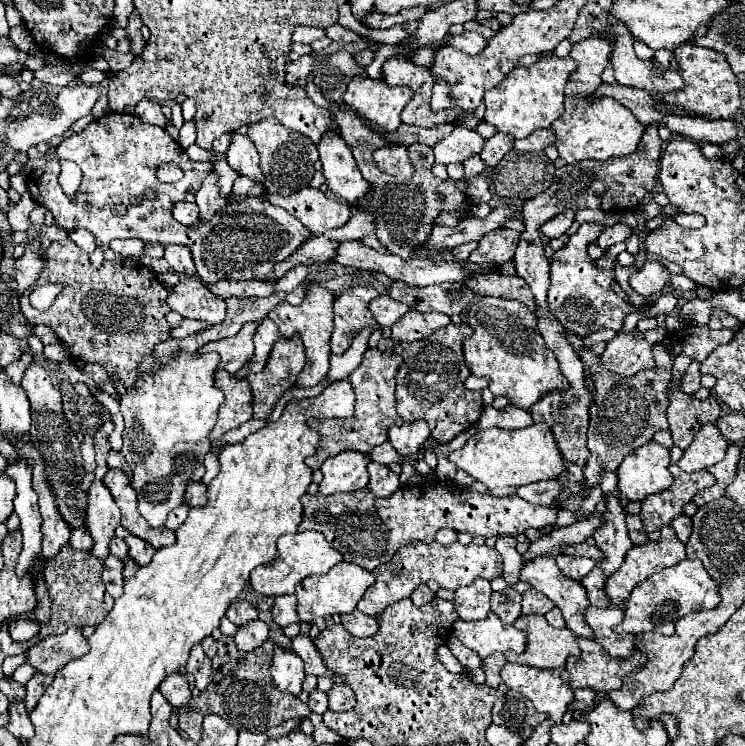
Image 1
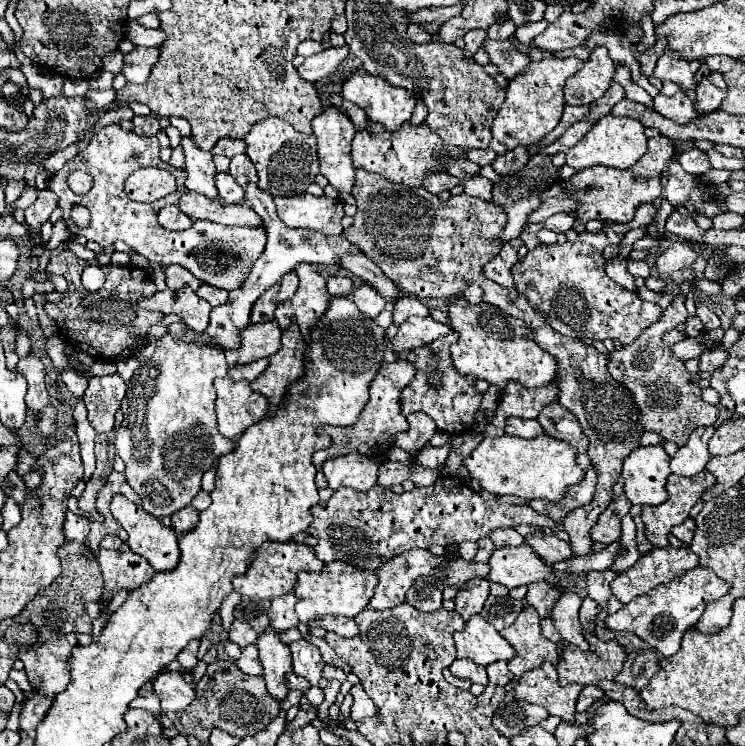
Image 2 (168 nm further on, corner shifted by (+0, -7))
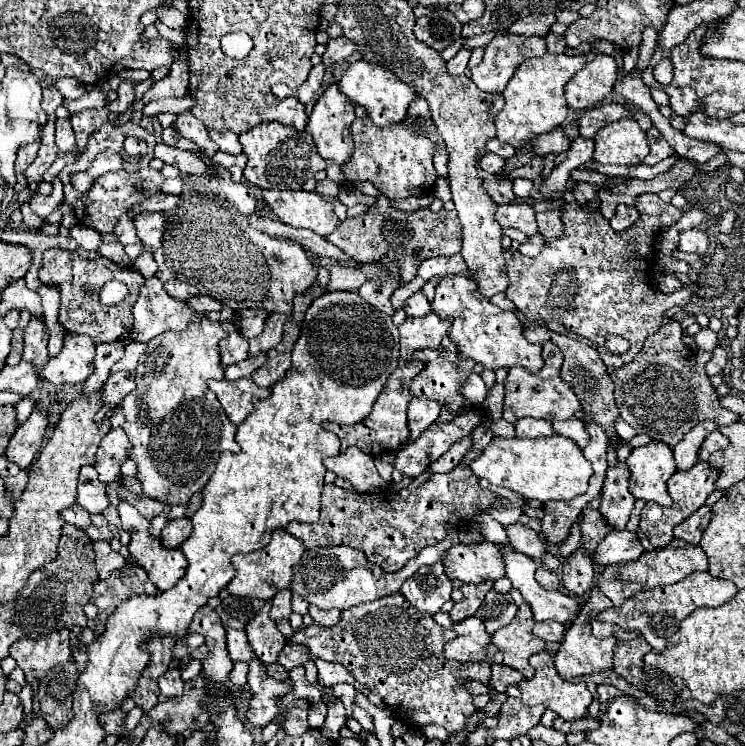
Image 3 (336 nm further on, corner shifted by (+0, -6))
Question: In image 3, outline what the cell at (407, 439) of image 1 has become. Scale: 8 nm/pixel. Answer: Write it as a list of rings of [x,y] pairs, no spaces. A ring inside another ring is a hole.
[[[414,398],[408,406],[408,428],[410,428],[410,438],[416,440],[434,420],[440,416],[440,404],[434,400],[420,400]]]

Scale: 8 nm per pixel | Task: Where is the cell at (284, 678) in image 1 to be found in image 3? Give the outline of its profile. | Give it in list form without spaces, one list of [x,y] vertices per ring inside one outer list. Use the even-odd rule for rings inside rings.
[[[266,602],[264,610],[256,614],[254,620],[248,622],[246,626],[246,634],[248,634],[248,642],[254,650],[254,654],[264,662],[264,664],[272,664],[276,662],[276,656],[282,652],[282,648],[286,646],[286,638],[278,632],[276,622],[270,620],[268,616],[270,610],[270,602]]]

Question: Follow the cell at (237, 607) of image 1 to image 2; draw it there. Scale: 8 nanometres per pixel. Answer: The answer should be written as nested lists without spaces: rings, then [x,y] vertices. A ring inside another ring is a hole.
[[[236,619],[232,621],[228,635],[230,635],[230,641],[236,643],[240,649],[256,643],[256,637],[258,637],[258,633],[254,633],[252,627],[248,627],[248,625],[244,625],[242,621],[236,621]]]

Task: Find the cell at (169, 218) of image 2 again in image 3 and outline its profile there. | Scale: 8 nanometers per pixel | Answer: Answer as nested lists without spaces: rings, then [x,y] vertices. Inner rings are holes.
[[[144,212],[134,220],[134,224],[138,230],[138,238],[146,248],[156,250],[162,246],[166,224],[168,224],[164,212]]]

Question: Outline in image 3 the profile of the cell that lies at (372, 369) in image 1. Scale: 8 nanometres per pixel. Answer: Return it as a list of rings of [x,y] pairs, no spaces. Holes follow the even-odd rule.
[[[410,360],[410,364],[402,366],[402,368],[396,368],[396,372],[392,372],[392,376],[386,380],[378,400],[374,402],[372,406],[372,412],[368,414],[366,420],[354,424],[354,426],[340,426],[340,424],[334,424],[334,422],[324,422],[324,428],[334,432],[340,442],[342,442],[342,448],[340,452],[344,452],[348,446],[358,446],[362,452],[370,454],[370,456],[380,456],[384,452],[392,452],[396,450],[410,434],[408,430],[408,422],[406,422],[406,408],[408,408],[408,402],[412,400],[410,392],[408,392],[408,386],[412,382],[412,378],[424,368],[422,360]]]

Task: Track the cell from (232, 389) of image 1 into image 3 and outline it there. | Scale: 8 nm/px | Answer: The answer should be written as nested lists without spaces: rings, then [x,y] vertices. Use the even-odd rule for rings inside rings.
[[[250,378],[240,380],[210,380],[208,388],[218,396],[232,424],[242,424],[254,408],[254,400],[268,398],[270,390],[258,388]]]

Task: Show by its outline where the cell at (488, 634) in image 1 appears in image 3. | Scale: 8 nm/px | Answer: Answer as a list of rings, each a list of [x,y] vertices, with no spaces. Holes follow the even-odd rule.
[[[466,618],[452,626],[456,630],[456,638],[444,646],[444,656],[448,660],[470,662],[470,660],[486,660],[486,662],[502,662],[504,654],[500,648],[492,644],[492,636],[486,632],[484,624],[478,618]]]

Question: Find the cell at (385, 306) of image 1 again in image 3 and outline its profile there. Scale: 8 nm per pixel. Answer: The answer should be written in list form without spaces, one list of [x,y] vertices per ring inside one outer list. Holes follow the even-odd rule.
[[[416,292],[404,302],[404,312],[408,316],[426,316],[430,312],[430,304],[422,292]]]

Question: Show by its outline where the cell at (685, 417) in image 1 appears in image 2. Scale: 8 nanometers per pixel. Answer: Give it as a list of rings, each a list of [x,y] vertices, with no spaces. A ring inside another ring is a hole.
[[[674,299],[670,307],[664,309],[664,315],[656,325],[650,325],[632,345],[626,345],[610,353],[610,375],[632,393],[632,401],[636,403],[636,409],[640,413],[638,423],[646,431],[652,431],[640,437],[640,445],[660,445],[662,439],[670,439],[676,445],[684,445],[694,429],[714,425],[718,419],[718,409],[708,405],[700,397],[700,375],[690,373],[684,367],[684,361],[680,361],[662,341],[662,335],[666,331],[676,329],[680,323],[686,321],[686,317],[688,313],[684,307],[684,299]],[[654,433],[658,433],[662,439]]]

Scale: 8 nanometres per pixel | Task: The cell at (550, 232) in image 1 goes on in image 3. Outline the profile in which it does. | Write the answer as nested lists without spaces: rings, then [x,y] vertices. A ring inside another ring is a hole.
[[[526,202],[502,204],[496,210],[496,220],[502,228],[512,226],[512,228],[522,230],[526,236],[540,236],[538,224],[536,224],[536,212],[532,204],[526,204]]]

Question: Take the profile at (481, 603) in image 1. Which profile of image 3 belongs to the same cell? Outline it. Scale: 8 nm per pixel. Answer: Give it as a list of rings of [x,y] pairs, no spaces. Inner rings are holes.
[[[480,582],[480,584],[462,584],[462,594],[464,594],[464,600],[454,604],[452,612],[450,612],[450,618],[452,622],[462,622],[464,618],[468,616],[474,616],[474,612],[478,610],[478,606],[482,604],[486,592],[492,588],[492,582]]]

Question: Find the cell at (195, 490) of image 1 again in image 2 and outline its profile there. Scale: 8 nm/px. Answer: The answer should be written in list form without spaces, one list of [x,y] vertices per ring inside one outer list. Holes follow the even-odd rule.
[[[184,507],[184,509],[176,511],[170,519],[172,519],[172,529],[182,535],[182,533],[188,533],[196,525],[198,511],[192,509],[192,507]]]

